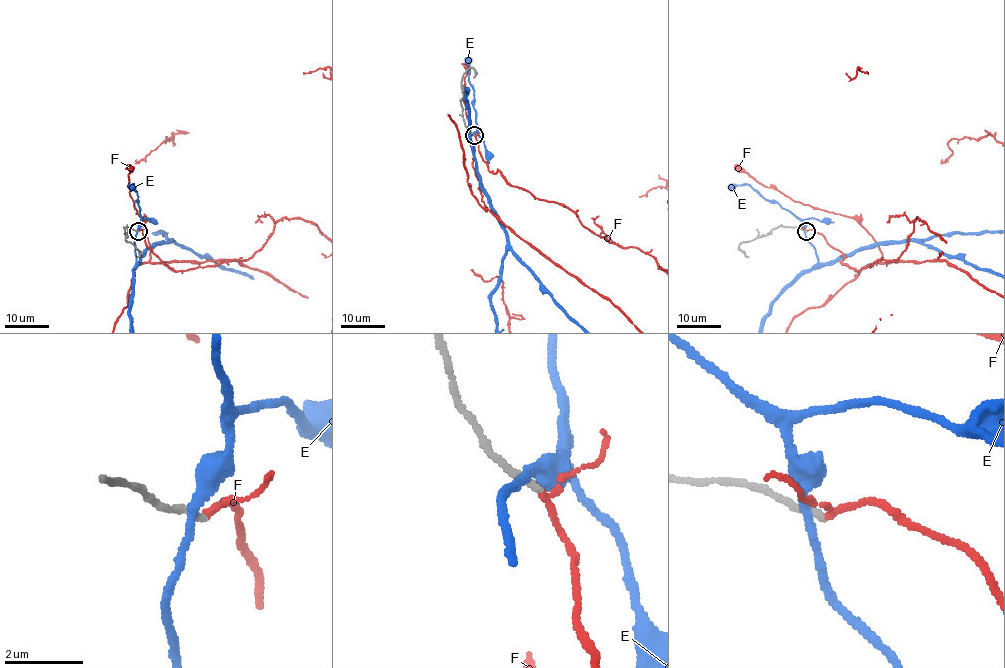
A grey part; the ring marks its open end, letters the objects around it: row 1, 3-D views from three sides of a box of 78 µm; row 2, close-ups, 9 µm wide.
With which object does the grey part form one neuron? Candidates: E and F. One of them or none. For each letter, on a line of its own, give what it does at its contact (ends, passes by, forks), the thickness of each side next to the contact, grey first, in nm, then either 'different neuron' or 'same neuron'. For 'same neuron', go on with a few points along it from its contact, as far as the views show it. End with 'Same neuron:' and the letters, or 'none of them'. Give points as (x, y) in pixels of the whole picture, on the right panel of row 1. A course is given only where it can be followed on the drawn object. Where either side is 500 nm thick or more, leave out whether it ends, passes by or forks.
E: it passes by; 220 nm thick on the grey side, 260 nm on the other; different neuron
F: it passes by; 180 nm thick on the grey side, 120 nm on the other; same neuron
Same neuron: F

